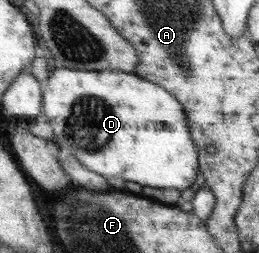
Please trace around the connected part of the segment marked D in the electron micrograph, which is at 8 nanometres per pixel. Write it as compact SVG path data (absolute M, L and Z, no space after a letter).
M54 69L44 87L44 113L54 133L52 145L59 143L57 148L69 151L87 169L105 177L181 192L195 187L195 178L200 171L200 147L192 137L183 105L164 86L121 70Z

